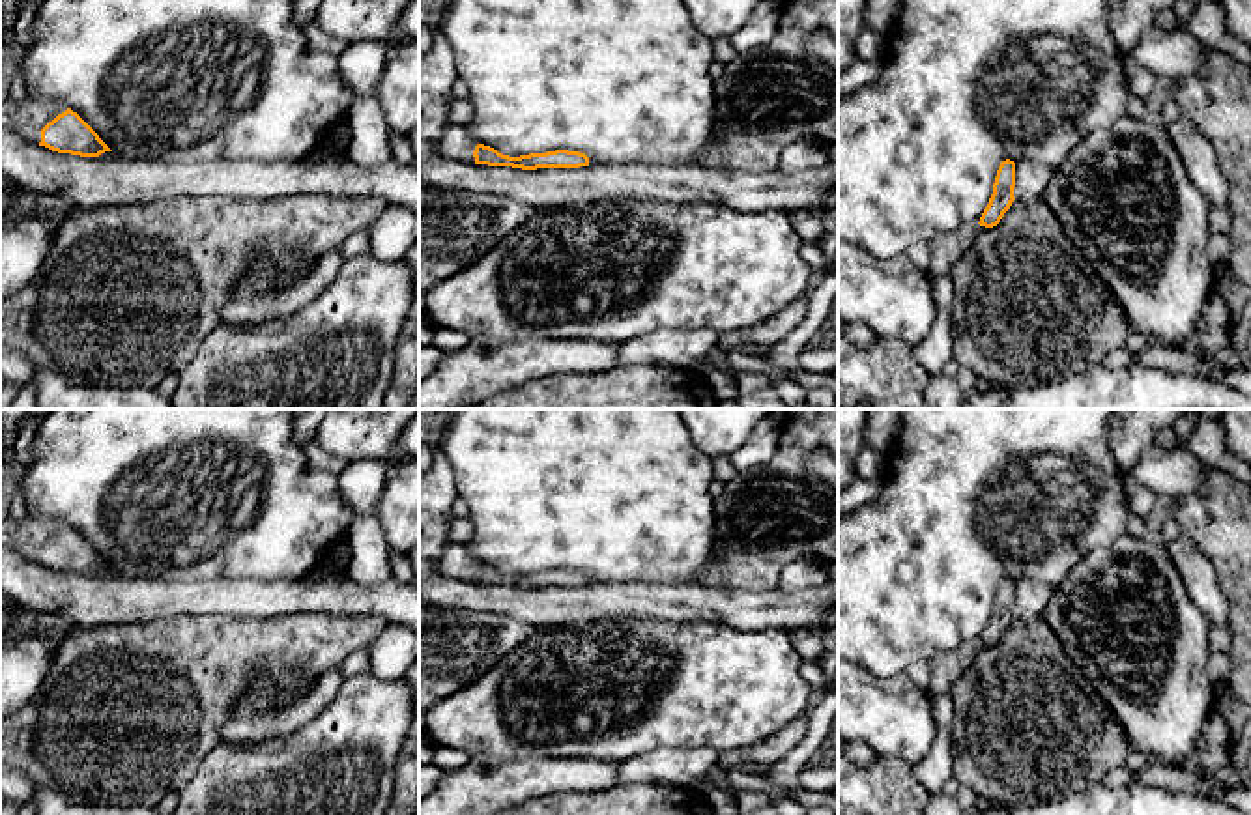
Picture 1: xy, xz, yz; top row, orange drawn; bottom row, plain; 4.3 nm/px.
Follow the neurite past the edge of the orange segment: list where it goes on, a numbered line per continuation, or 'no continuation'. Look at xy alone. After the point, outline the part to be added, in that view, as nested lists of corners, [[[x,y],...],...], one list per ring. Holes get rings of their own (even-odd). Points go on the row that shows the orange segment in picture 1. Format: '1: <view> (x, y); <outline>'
1: xy (27, 118); [[[26,97],[22,103],[0,101],[0,127],[17,133],[28,142],[41,142],[41,129],[67,107],[54,101]]]

